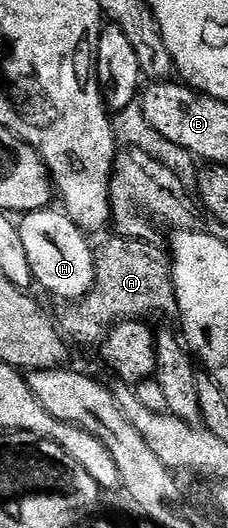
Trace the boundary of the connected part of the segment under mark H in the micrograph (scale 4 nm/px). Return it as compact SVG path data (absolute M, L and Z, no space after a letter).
M41 208L38 212L26 212L20 217L23 246L27 249L27 262L31 262L34 281L64 302L76 302L83 300L93 289L95 248L89 245L90 237L82 228L64 211L56 212L55 208Z

